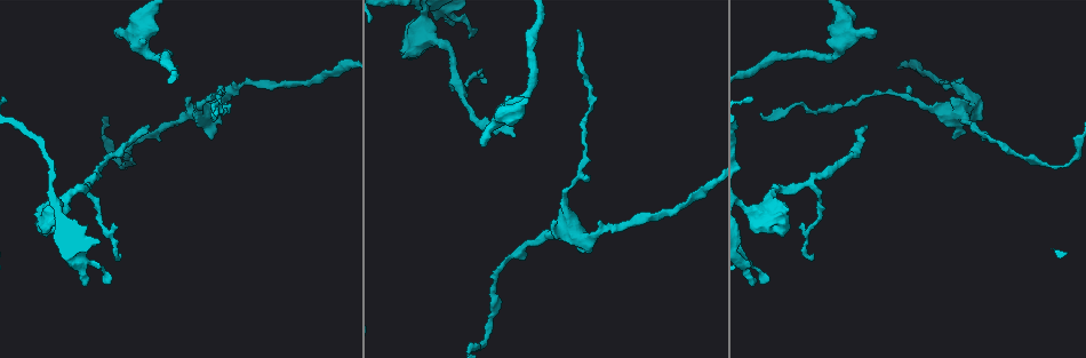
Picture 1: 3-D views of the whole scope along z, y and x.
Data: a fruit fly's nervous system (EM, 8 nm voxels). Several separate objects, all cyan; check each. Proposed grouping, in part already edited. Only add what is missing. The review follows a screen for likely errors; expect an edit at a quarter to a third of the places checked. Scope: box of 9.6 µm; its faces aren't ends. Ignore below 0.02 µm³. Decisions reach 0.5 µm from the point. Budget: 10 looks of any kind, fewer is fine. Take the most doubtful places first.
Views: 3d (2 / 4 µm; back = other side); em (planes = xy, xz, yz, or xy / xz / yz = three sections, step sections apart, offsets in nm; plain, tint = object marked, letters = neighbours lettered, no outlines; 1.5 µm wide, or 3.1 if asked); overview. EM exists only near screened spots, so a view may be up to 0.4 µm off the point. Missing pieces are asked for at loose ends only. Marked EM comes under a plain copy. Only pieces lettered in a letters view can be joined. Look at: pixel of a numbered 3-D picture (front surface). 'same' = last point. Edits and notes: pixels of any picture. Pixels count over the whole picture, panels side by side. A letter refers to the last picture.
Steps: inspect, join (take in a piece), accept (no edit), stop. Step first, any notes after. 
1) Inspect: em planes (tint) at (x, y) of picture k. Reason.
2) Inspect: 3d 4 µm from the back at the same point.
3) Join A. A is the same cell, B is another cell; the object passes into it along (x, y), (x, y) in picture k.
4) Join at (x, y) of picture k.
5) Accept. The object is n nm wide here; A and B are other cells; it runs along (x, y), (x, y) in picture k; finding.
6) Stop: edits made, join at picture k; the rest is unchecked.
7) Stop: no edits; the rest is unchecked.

Inspect: 3d 4 µm at (864, 127) of picture 1. Tapers out.

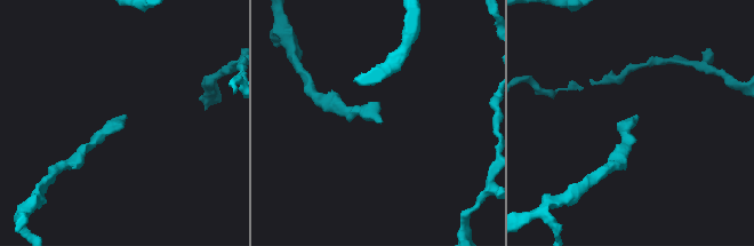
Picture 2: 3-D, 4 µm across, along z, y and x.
Inspect: em yz step 4 (letters) at (380, 122) of picture 2.

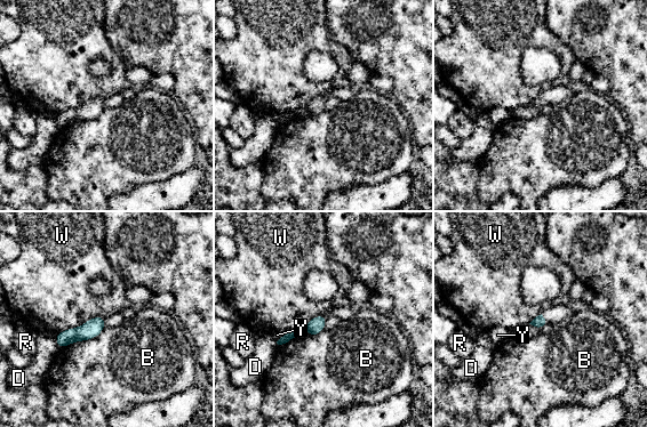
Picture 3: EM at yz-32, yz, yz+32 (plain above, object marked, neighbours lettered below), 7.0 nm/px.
Accept. B, D, R, W and Y are other cells; a border runs along (104, 317), (92, 317), (56, 335) in picture 3; none of them fits.

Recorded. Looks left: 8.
Inspect: em planes (letters) at (212, 112) of picture 1. Branch stops here.

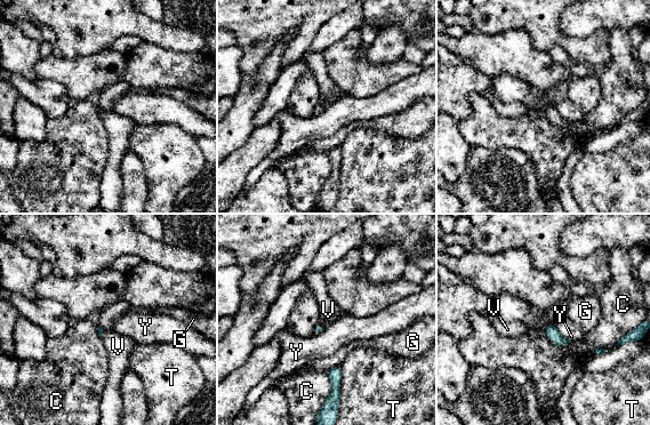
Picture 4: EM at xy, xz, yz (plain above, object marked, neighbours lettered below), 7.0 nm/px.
Accept. C, G, T, V and Y are other cells; a border runs along (327, 373), (330, 393), (323, 402) in picture 4; no lettered piece goes on from it.

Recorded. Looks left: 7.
Inspect: 3d 4 µm at (119, 32) of picture 1. Free end.

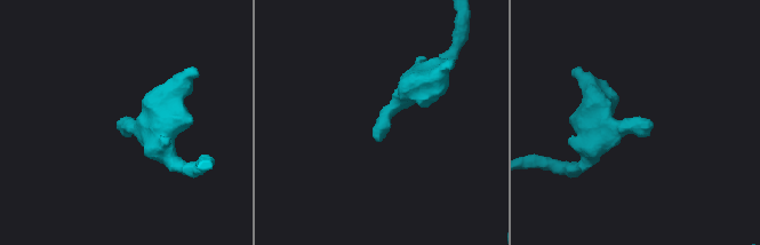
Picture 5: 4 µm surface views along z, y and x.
Inspect: em planes (tint) at (122, 124) of picture 5.

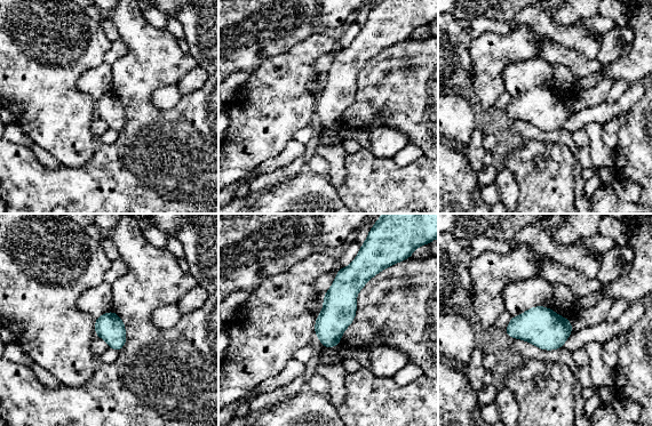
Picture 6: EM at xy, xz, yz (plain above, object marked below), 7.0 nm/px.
Inspect: em planes (letters) at the same point. What lies round it.

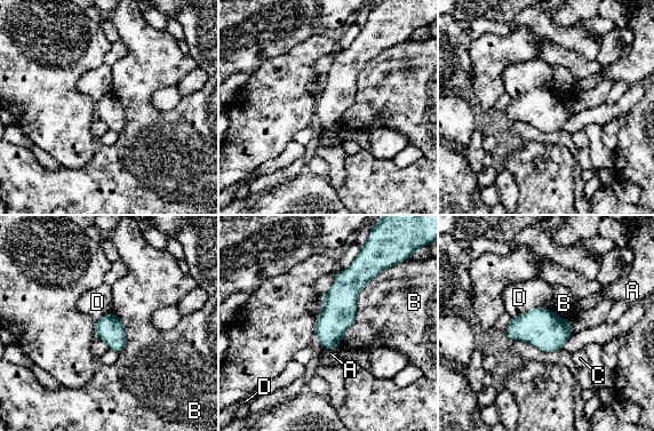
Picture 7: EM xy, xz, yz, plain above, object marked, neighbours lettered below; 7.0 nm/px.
Accept. A, B, C and D are other cells; a border runs along (547, 308), (532, 308), (511, 318) in picture 7; none of them fits.

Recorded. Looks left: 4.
Inspect: em planes (letters) at (487, 81) of picture 1. Thin end.

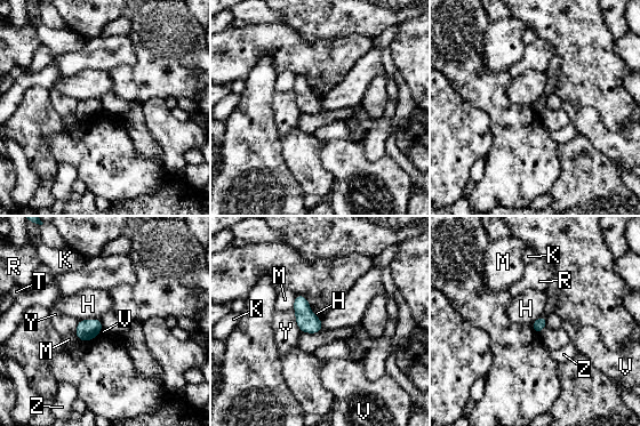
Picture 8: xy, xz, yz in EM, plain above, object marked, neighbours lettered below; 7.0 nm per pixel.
Accept. The longest contact is with Y, 170 nm; H, K, M, R, T, V, Y and Z are other cells; a border runs along (546, 327), (537, 334) in picture 8; no lettered piece goes on from it.

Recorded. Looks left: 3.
Stop: no edits; the rest is unchecked.

